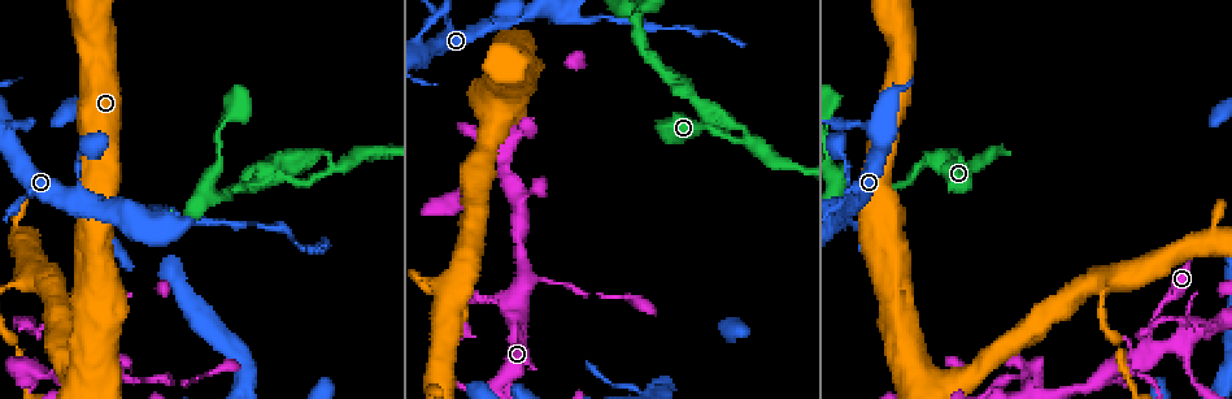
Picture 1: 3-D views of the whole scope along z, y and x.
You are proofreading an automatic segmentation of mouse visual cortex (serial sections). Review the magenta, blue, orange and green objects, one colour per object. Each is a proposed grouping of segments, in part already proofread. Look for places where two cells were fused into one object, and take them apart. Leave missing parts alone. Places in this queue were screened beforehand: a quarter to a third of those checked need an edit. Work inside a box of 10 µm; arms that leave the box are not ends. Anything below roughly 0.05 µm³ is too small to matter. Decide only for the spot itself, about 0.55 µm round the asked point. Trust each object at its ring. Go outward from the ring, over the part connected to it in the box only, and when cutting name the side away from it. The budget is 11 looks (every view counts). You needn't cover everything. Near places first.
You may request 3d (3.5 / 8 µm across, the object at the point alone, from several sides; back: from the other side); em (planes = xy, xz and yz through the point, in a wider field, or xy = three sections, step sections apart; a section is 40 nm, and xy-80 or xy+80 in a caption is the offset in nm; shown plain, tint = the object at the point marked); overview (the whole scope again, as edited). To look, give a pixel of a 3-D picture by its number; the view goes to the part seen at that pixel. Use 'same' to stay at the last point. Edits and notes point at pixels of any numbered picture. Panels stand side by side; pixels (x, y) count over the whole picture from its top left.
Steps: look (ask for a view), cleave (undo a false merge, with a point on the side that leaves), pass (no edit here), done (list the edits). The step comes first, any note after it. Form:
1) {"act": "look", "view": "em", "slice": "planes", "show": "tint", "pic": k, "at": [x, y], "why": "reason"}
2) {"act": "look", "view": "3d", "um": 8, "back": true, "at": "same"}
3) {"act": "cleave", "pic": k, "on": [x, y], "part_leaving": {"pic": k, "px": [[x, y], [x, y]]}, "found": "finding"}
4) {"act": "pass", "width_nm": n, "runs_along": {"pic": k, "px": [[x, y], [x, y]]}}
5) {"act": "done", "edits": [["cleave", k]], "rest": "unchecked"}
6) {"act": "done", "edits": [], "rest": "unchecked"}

{"act": "look", "view": "3d", "um": 3.5, "pic": 1, "at": [497, 24], "why": "three arms meet"}

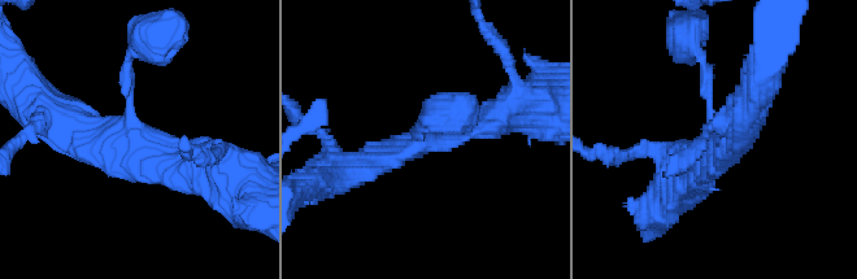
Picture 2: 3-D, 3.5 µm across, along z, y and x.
{"act": "look", "view": "em", "slice": "xy", "step": 1, "show": "tint", "pic": 2, "at": [415, 141], "why": "shape alone is not enough"}

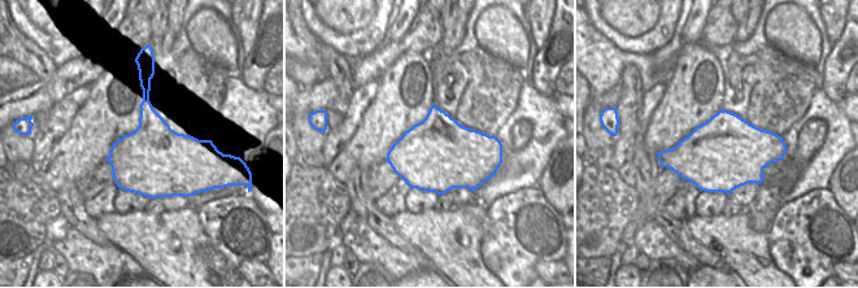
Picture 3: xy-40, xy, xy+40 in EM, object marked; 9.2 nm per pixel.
{"act": "pass", "runs_along": {"pic": 2, "px": [[744, 122], [725, 145], [687, 42]]}, "found": "all the same cell"}

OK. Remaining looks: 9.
{"act": "look", "view": "3d", "um": 3.5, "pic": 1, "at": [160, 212], "why": "sharp bend"}

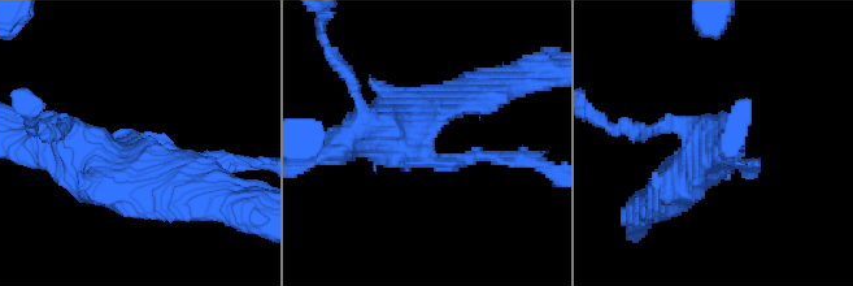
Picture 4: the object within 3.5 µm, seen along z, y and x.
{"act": "look", "view": "em", "slice": "xy", "step": 5, "show": "tint", "pic": 4, "at": [438, 164], "arm_widths_nm": [150, 600], "why": "need the tissue"}

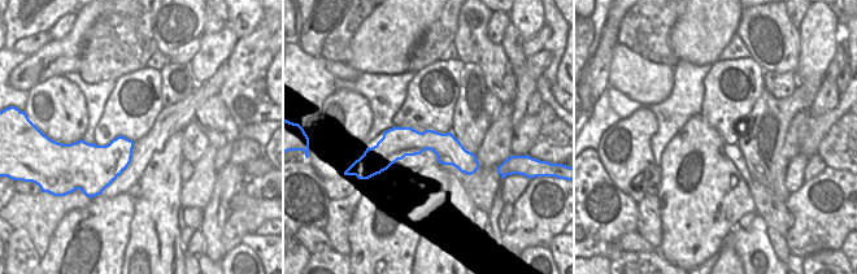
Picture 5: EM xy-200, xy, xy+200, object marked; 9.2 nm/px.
{"act": "look", "view": "em", "slice": "xy", "step": 2, "show": "tint", "at": "same"}

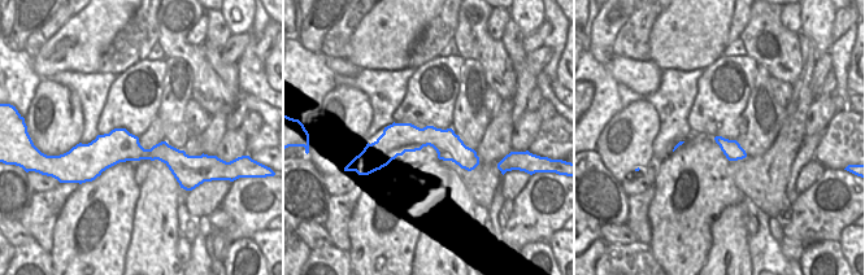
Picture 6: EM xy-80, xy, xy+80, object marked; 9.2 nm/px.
{"act": "cleave", "pic": 4, "on": [519, 156], "part_leaving": {"pic": 4, "px": [[478, 156], [522, 159], [553, 172]]}, "found": "two cells meet here"}

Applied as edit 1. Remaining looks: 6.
{"act": "look", "view": "overview"}

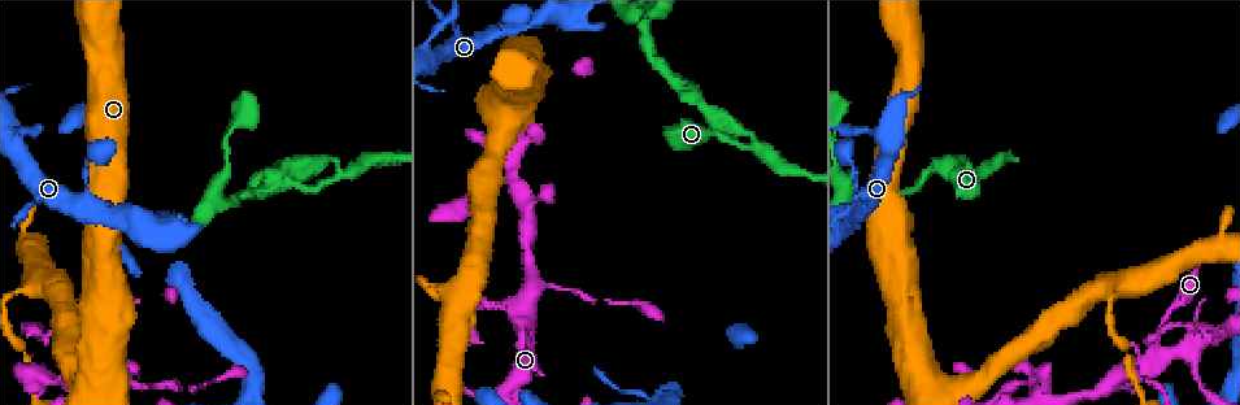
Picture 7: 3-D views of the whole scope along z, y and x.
{"act": "look", "view": "3d", "um": 3.5, "pic": 7, "at": [334, 179]}

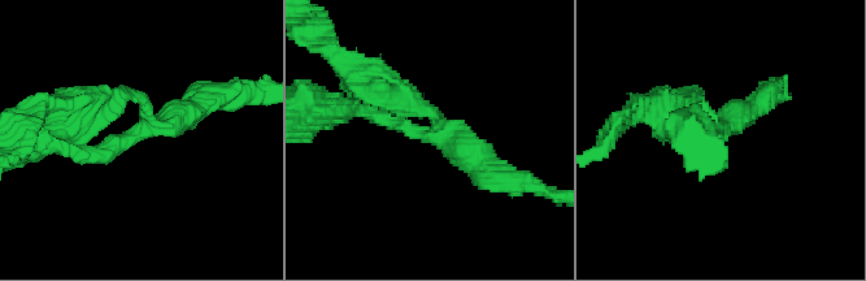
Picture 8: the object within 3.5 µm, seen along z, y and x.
{"act": "look", "view": "em", "slice": "xy", "step": 2, "show": "tint", "pic": 8, "at": [146, 127], "arms": 3, "arm_widths_nm": [150, 200, 300], "why": "shape alone is not enough"}

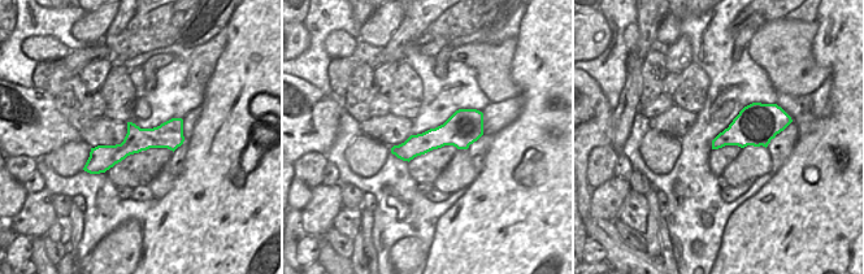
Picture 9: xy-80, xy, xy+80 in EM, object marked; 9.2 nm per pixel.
{"act": "pass", "runs_along": {"pic": 8, "px": [[73, 150], [105, 106]]}, "found": "all the same cell"}

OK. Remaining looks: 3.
{"act": "look", "view": "em", "slice": "xy", "step": 5, "show": "tint", "pic": 7, "at": [1116, 376], "why": "two arms in line, one across"}

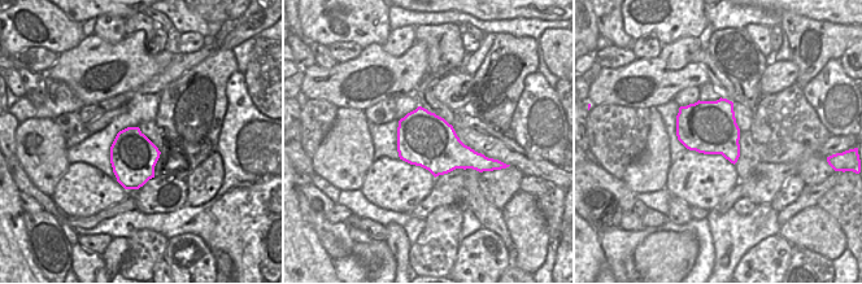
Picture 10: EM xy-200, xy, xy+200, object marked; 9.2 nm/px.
{"act": "look", "view": "3d", "um": 3.5, "at": "same"}

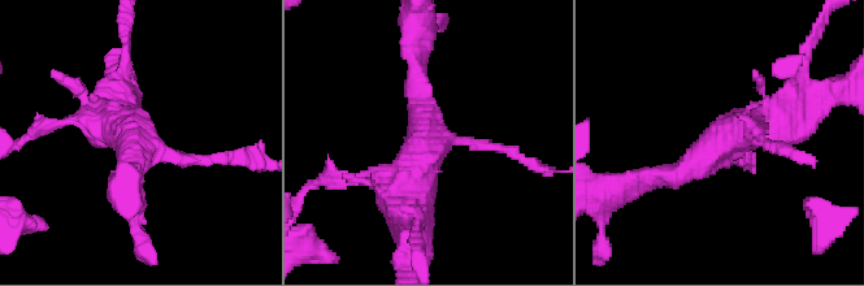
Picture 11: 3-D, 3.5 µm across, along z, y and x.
{"act": "pass", "runs_along": {"pic": 11, "px": [[794, 107], [651, 174]]}, "found": "all the same cell"}

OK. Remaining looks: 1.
{"act": "done", "edits": [["cleave", 4]], "rest": "unchecked"}

